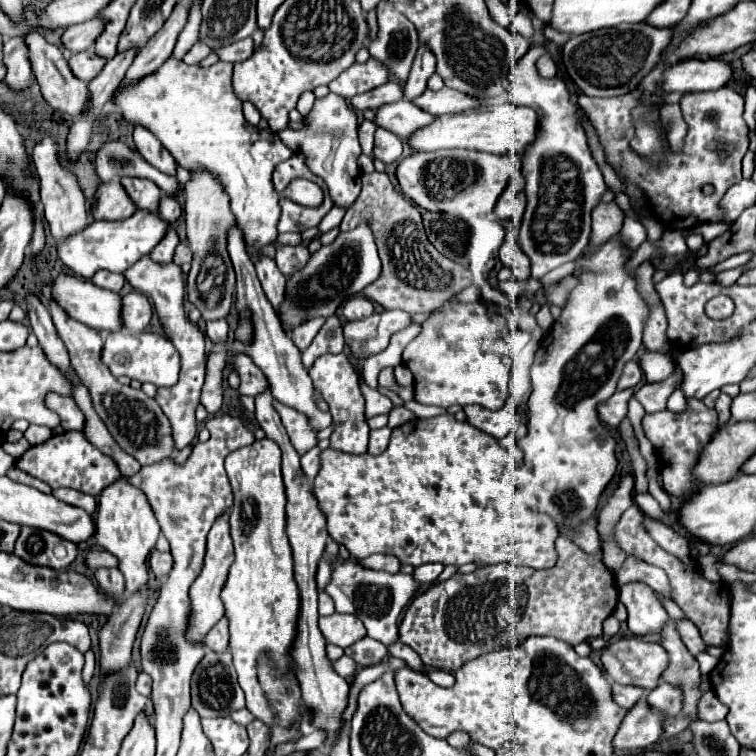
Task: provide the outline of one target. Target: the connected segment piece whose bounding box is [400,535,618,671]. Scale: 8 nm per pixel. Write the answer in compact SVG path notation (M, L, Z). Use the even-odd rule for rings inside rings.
M562 535L556 539L558 563L546 571L534 571L530 567L514 567L510 563L492 565L476 569L468 575L454 575L448 581L442 581L430 587L426 593L418 595L406 609L406 615L400 623L400 641L412 647L426 667L456 671L466 661L476 659L488 651L516 647L528 635L550 635L564 643L578 645L588 641L590 637L602 635L602 621L614 611L618 603L618 589L612 577L612 571L602 563L602 555L584 553L578 545L564 539ZM512 605L518 609L520 621L512 625Z

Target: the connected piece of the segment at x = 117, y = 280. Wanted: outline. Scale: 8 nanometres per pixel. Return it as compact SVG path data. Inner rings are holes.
M100 270L95 273L91 281L96 283L98 287L104 287L104 289L110 289L110 291L120 291L124 287L124 275L112 273L106 270Z

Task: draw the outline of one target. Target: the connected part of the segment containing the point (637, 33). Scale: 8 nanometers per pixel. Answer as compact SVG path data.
M646 23L618 25L592 33L574 35L562 49L562 61L572 81L590 97L616 97L626 95L652 71L662 59L664 49L670 45L674 29L656 29Z

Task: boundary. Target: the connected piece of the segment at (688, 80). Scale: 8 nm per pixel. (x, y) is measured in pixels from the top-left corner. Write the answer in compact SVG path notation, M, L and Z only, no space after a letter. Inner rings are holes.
M684 59L664 73L664 93L714 91L734 81L734 69L722 59Z

